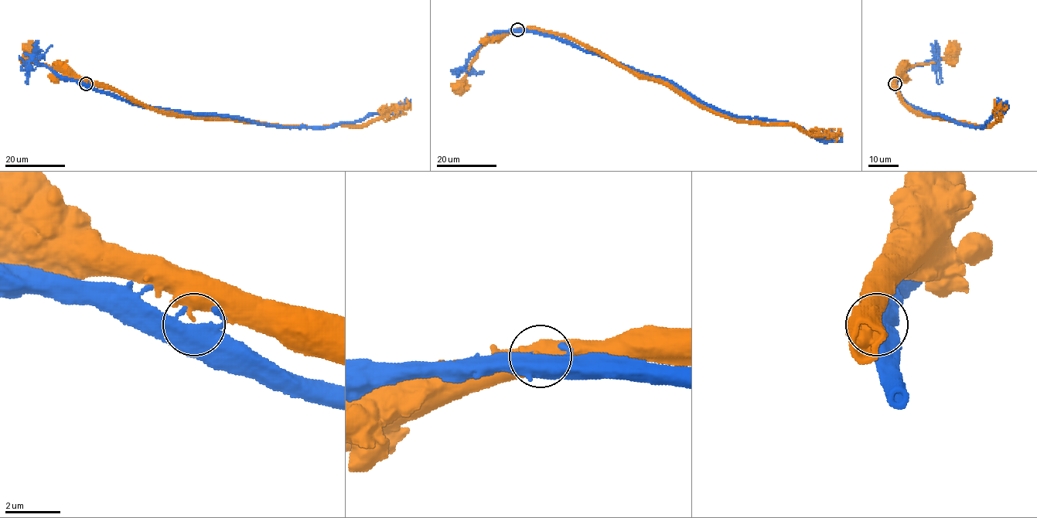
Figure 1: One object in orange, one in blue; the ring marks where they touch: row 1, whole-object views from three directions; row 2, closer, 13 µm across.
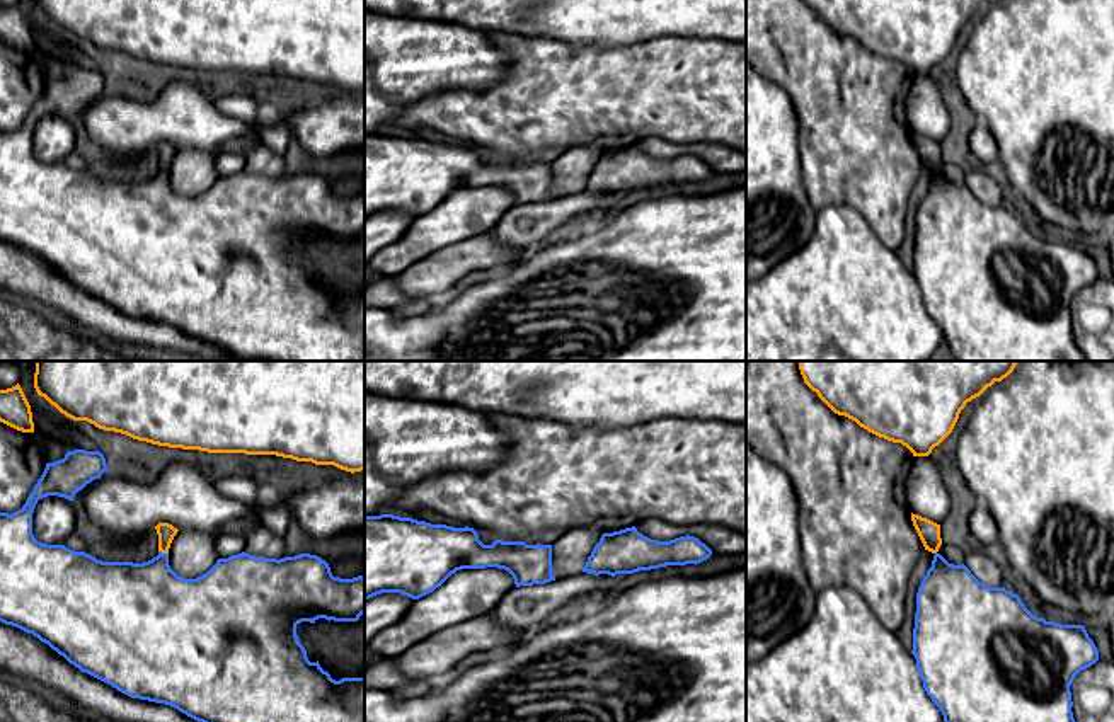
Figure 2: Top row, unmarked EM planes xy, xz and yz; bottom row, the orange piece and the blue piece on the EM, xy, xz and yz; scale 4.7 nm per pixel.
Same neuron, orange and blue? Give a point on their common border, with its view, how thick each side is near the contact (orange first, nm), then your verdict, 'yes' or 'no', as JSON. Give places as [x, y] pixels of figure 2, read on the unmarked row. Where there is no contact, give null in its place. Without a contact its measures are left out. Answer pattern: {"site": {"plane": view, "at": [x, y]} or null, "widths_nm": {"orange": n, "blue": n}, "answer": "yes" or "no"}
{"site": {"plane": "xy", "at": [164, 171]}, "widths_nm": {"orange": 90, "blue": 380}, "answer": "no"}

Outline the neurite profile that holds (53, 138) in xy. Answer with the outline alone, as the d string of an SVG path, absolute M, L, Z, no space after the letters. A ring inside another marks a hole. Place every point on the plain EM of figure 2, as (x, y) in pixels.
M48 114L37 119L32 131L32 153L46 163L63 163L77 145L73 119Z

